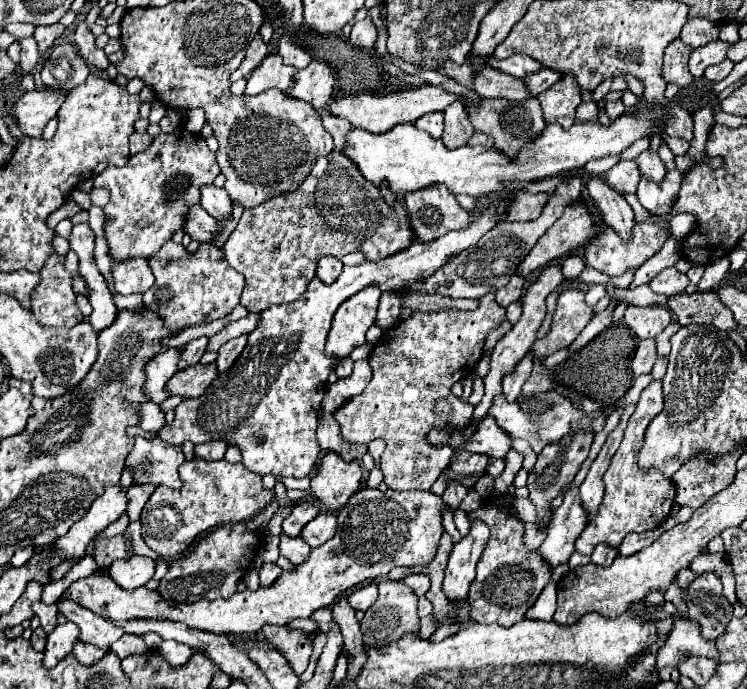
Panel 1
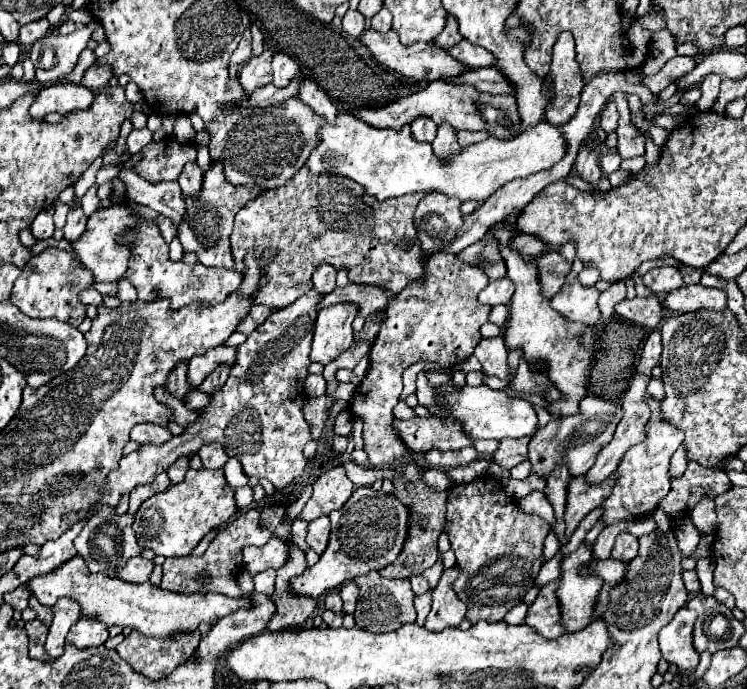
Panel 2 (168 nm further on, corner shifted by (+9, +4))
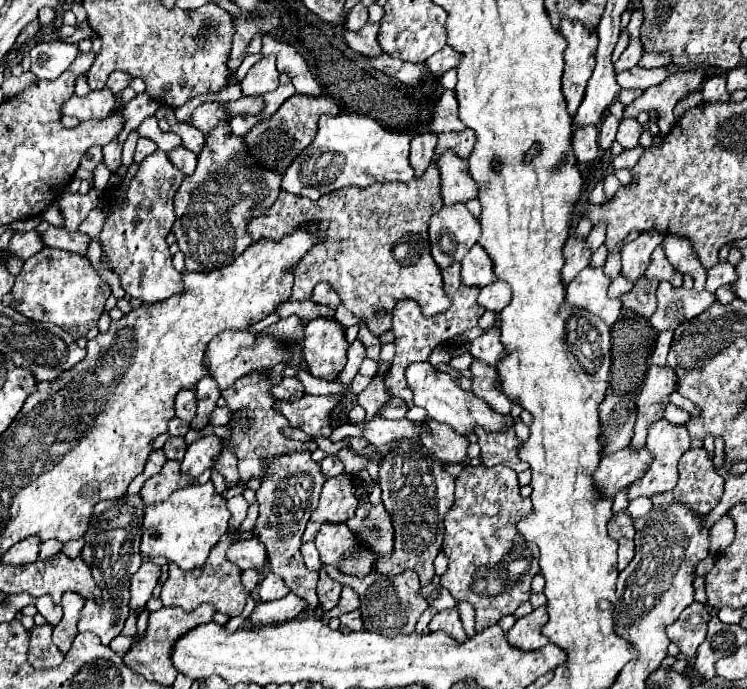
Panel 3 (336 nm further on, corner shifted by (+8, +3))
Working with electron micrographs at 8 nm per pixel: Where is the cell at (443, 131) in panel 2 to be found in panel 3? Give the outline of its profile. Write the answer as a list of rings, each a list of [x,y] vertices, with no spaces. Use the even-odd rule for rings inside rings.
[[[443,153],[437,167],[441,171],[441,193],[445,205],[467,203],[479,195],[479,187],[469,175],[467,159],[457,157],[455,153]]]

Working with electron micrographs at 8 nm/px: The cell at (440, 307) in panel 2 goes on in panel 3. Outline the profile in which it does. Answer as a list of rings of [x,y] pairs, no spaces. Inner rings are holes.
[[[451,265],[449,269],[441,271],[443,273],[443,279],[445,279],[445,293],[447,297],[453,301],[451,309],[447,313],[441,313],[441,317],[433,317],[433,319],[427,319],[427,317],[421,317],[421,309],[417,309],[417,303],[415,301],[401,301],[401,305],[397,305],[397,309],[393,311],[393,333],[395,333],[395,359],[391,363],[391,369],[389,373],[385,375],[385,383],[391,391],[391,395],[400,397],[406,402],[410,402],[413,399],[413,393],[405,385],[405,367],[413,361],[427,361],[429,353],[441,345],[441,343],[447,343],[451,341],[455,335],[471,329],[477,325],[477,319],[485,313],[485,309],[481,309],[477,305],[477,293],[479,293],[479,287],[465,287],[461,285],[461,277],[459,277],[459,271],[461,271],[461,265]]]

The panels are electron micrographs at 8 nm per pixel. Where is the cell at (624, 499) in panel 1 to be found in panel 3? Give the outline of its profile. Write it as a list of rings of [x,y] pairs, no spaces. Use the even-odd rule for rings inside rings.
[[[661,419],[649,427],[647,449],[655,455],[653,465],[643,479],[629,485],[629,499],[651,497],[663,493],[677,485],[677,463],[681,455],[689,449],[691,437],[683,425],[673,425],[667,419]]]

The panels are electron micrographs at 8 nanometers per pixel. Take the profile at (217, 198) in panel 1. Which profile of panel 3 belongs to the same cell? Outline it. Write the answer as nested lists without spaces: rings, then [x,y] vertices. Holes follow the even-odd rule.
[[[183,145],[171,149],[171,151],[167,153],[167,157],[169,157],[169,161],[171,161],[177,169],[181,169],[185,175],[193,173],[193,169],[195,169],[195,165],[197,165],[197,155],[195,155],[193,151],[185,149]]]

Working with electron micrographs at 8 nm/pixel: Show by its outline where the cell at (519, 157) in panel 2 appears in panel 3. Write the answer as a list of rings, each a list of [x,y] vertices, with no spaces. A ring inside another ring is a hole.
[[[321,115],[319,131],[313,143],[305,147],[287,167],[281,189],[297,197],[317,201],[323,195],[349,185],[369,187],[381,181],[411,181],[413,169],[409,165],[409,141],[411,135],[387,131],[375,119],[365,115]]]

